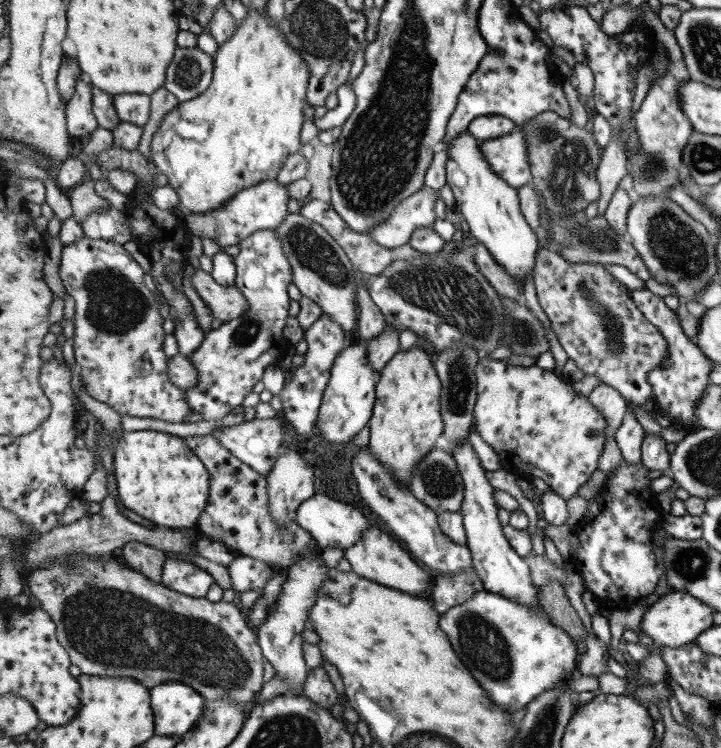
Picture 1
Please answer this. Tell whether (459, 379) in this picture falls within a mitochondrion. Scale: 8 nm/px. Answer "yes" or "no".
yes

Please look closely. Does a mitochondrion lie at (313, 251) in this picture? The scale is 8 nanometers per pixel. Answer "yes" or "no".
yes

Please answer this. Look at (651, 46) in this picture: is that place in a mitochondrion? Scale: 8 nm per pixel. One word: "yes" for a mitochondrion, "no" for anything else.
no

